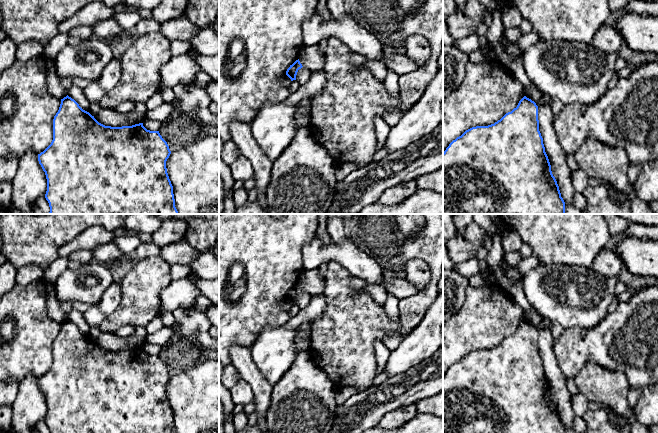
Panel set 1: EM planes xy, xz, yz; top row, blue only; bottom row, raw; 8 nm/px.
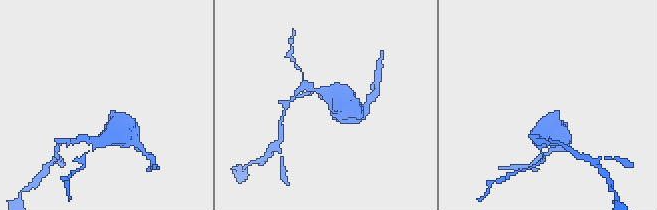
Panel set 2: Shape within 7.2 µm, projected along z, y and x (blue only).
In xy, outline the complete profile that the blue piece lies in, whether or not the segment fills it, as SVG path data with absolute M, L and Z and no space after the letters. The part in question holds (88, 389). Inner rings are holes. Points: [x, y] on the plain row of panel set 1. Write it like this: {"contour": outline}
{"contour": "M67 319L61 323L53 343L53 364L38 378L47 403L45 422L50 433L176 433L173 410L166 392L170 378L169 370L159 355L147 354L143 347L105 350Z"}

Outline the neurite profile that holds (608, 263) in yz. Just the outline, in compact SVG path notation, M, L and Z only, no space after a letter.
M612 246L605 247L592 264L592 269L606 277L616 277L623 267L620 257L612 250Z

